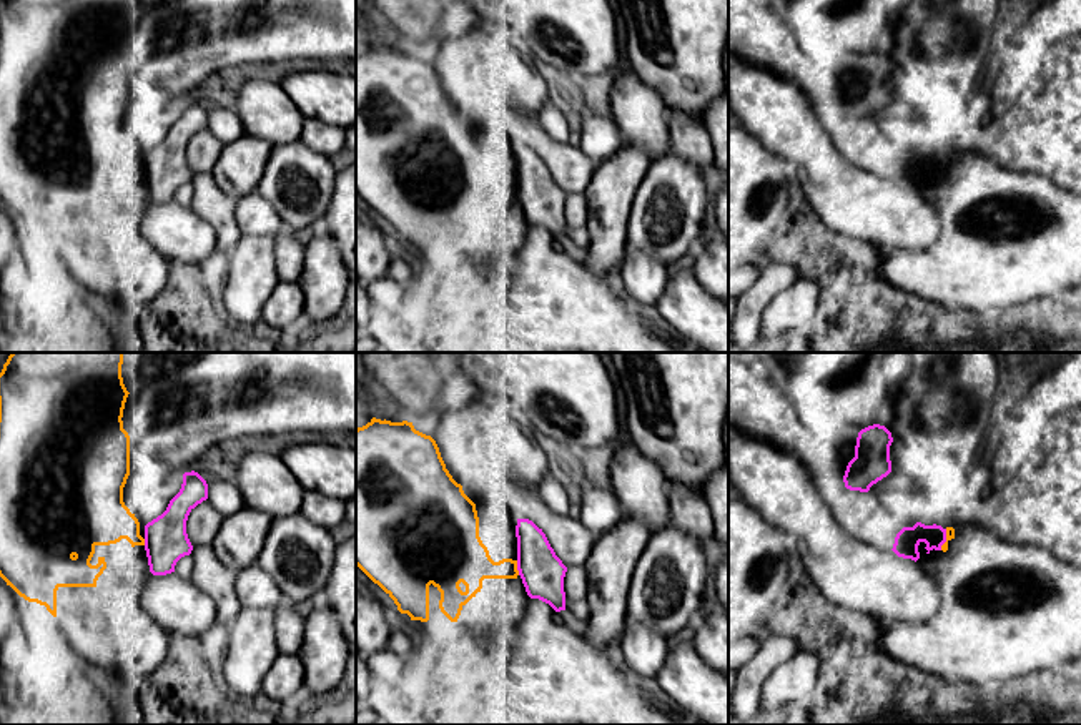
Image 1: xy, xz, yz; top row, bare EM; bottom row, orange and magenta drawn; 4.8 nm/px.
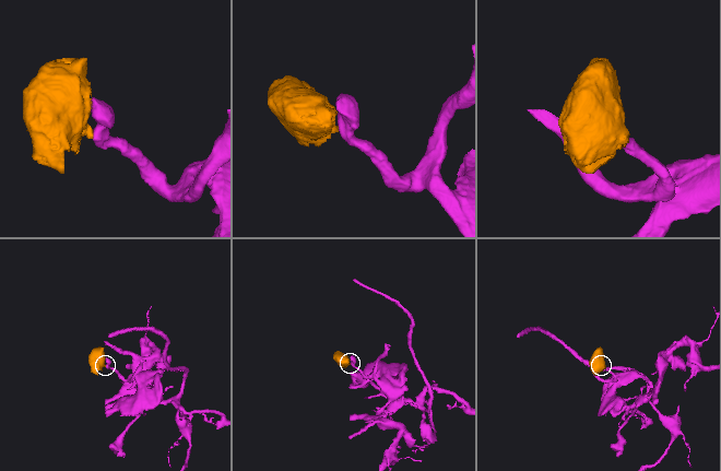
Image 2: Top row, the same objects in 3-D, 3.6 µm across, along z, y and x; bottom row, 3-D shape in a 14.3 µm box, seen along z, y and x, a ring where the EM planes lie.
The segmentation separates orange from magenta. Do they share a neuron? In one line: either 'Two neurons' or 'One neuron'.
Two neurons

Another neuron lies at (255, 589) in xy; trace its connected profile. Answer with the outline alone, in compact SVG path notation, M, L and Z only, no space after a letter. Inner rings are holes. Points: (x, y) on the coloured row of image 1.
M256 562L238 572L234 590L241 607L278 609L283 604L279 587Z

